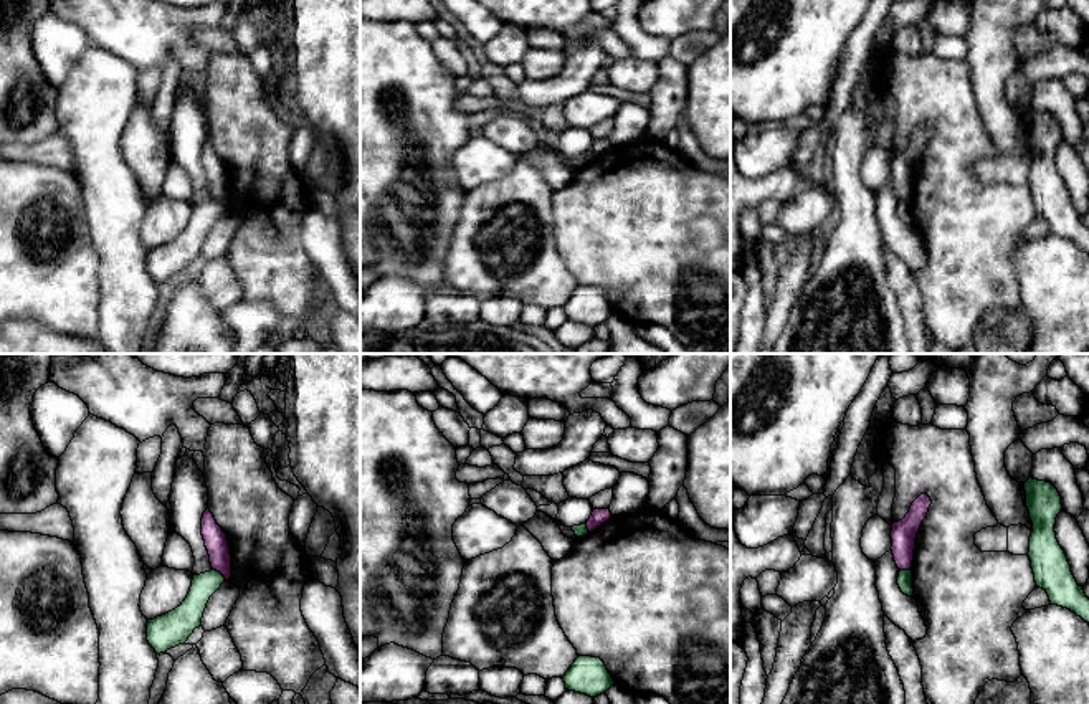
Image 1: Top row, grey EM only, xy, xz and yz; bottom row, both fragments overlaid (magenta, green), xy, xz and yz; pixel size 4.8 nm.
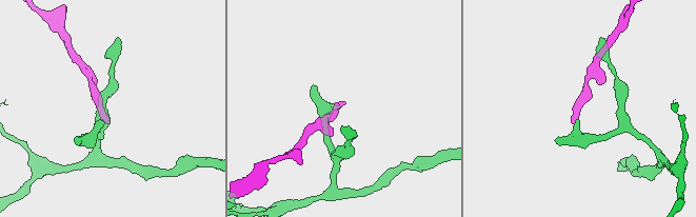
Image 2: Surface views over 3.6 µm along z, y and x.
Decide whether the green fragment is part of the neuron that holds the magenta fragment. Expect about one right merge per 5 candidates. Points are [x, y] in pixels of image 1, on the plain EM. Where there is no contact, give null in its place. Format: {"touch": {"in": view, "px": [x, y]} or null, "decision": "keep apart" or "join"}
{"touch": {"in": "xy", "px": [220, 202]}, "decision": "keep apart"}

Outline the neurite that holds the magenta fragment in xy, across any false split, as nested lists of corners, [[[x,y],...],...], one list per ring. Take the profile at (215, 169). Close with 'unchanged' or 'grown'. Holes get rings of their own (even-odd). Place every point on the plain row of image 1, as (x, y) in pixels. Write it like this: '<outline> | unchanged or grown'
[[[208,137],[202,147],[202,165],[210,185],[212,198],[220,202],[225,210],[228,210],[231,207],[231,185],[226,164],[216,154]]] | unchanged

